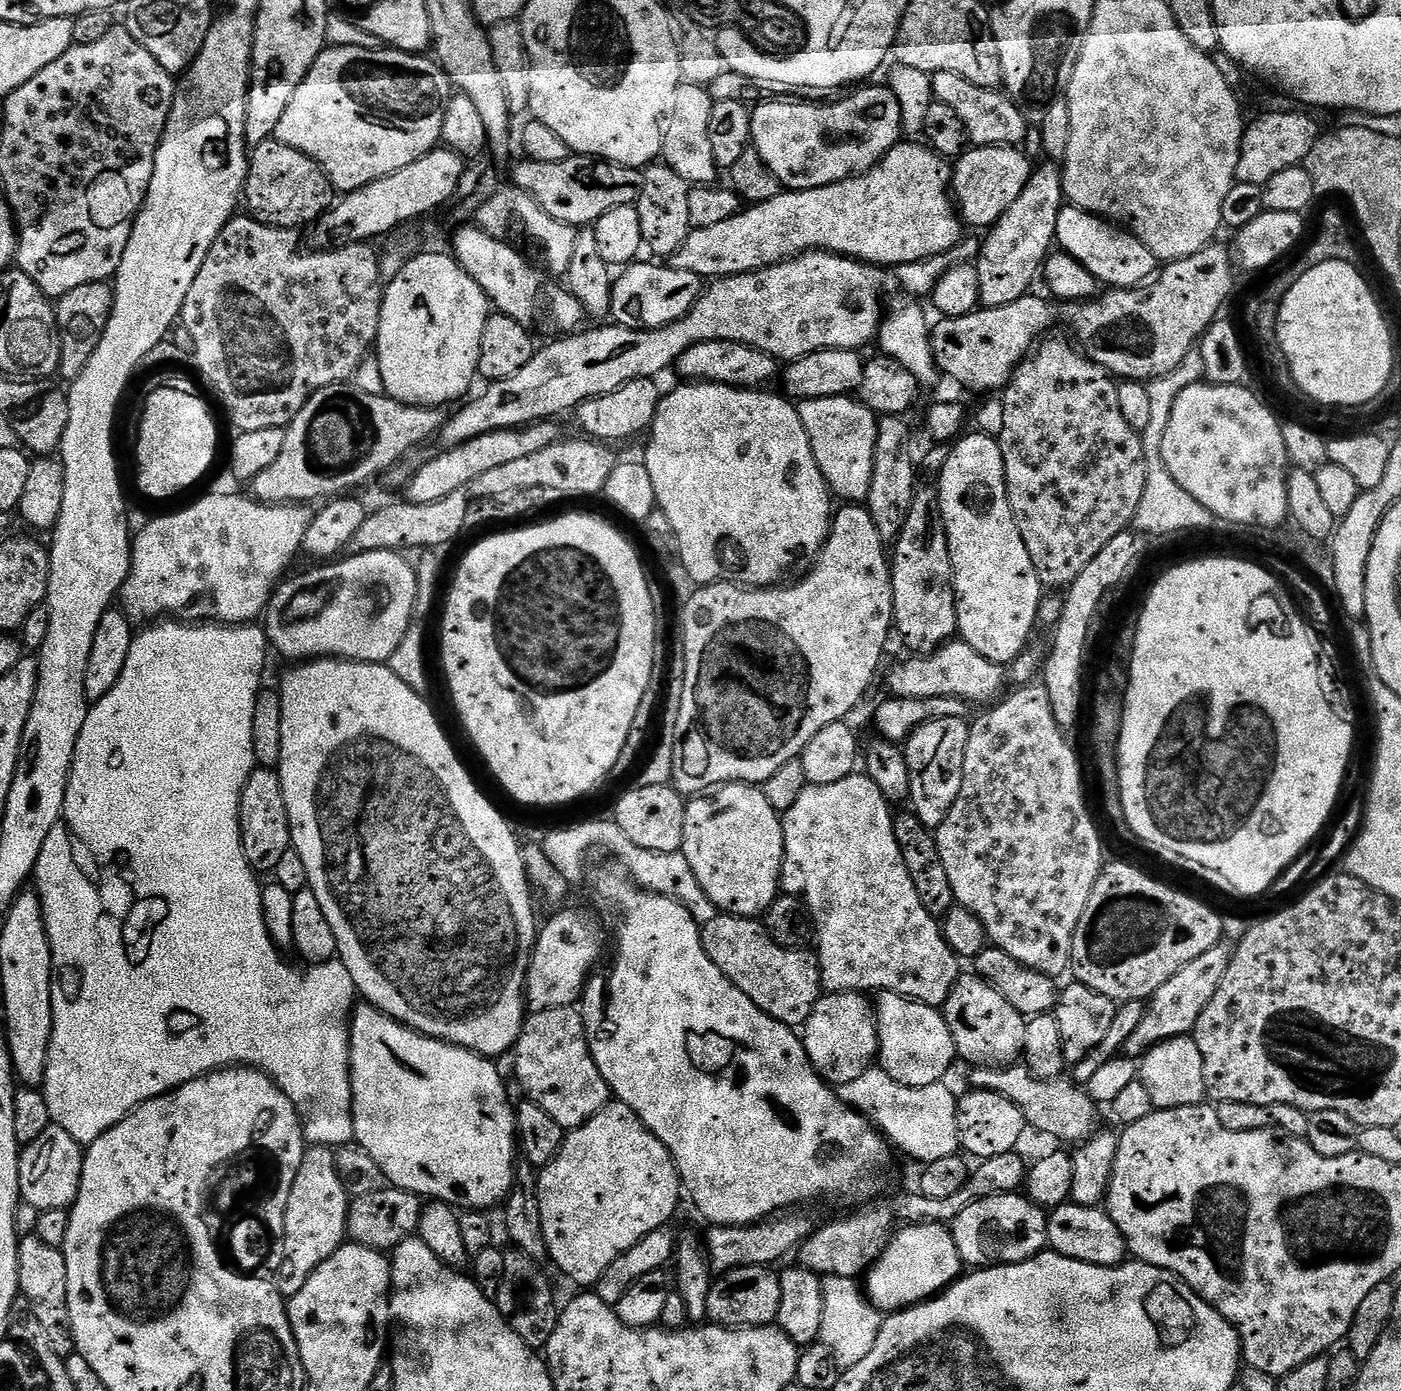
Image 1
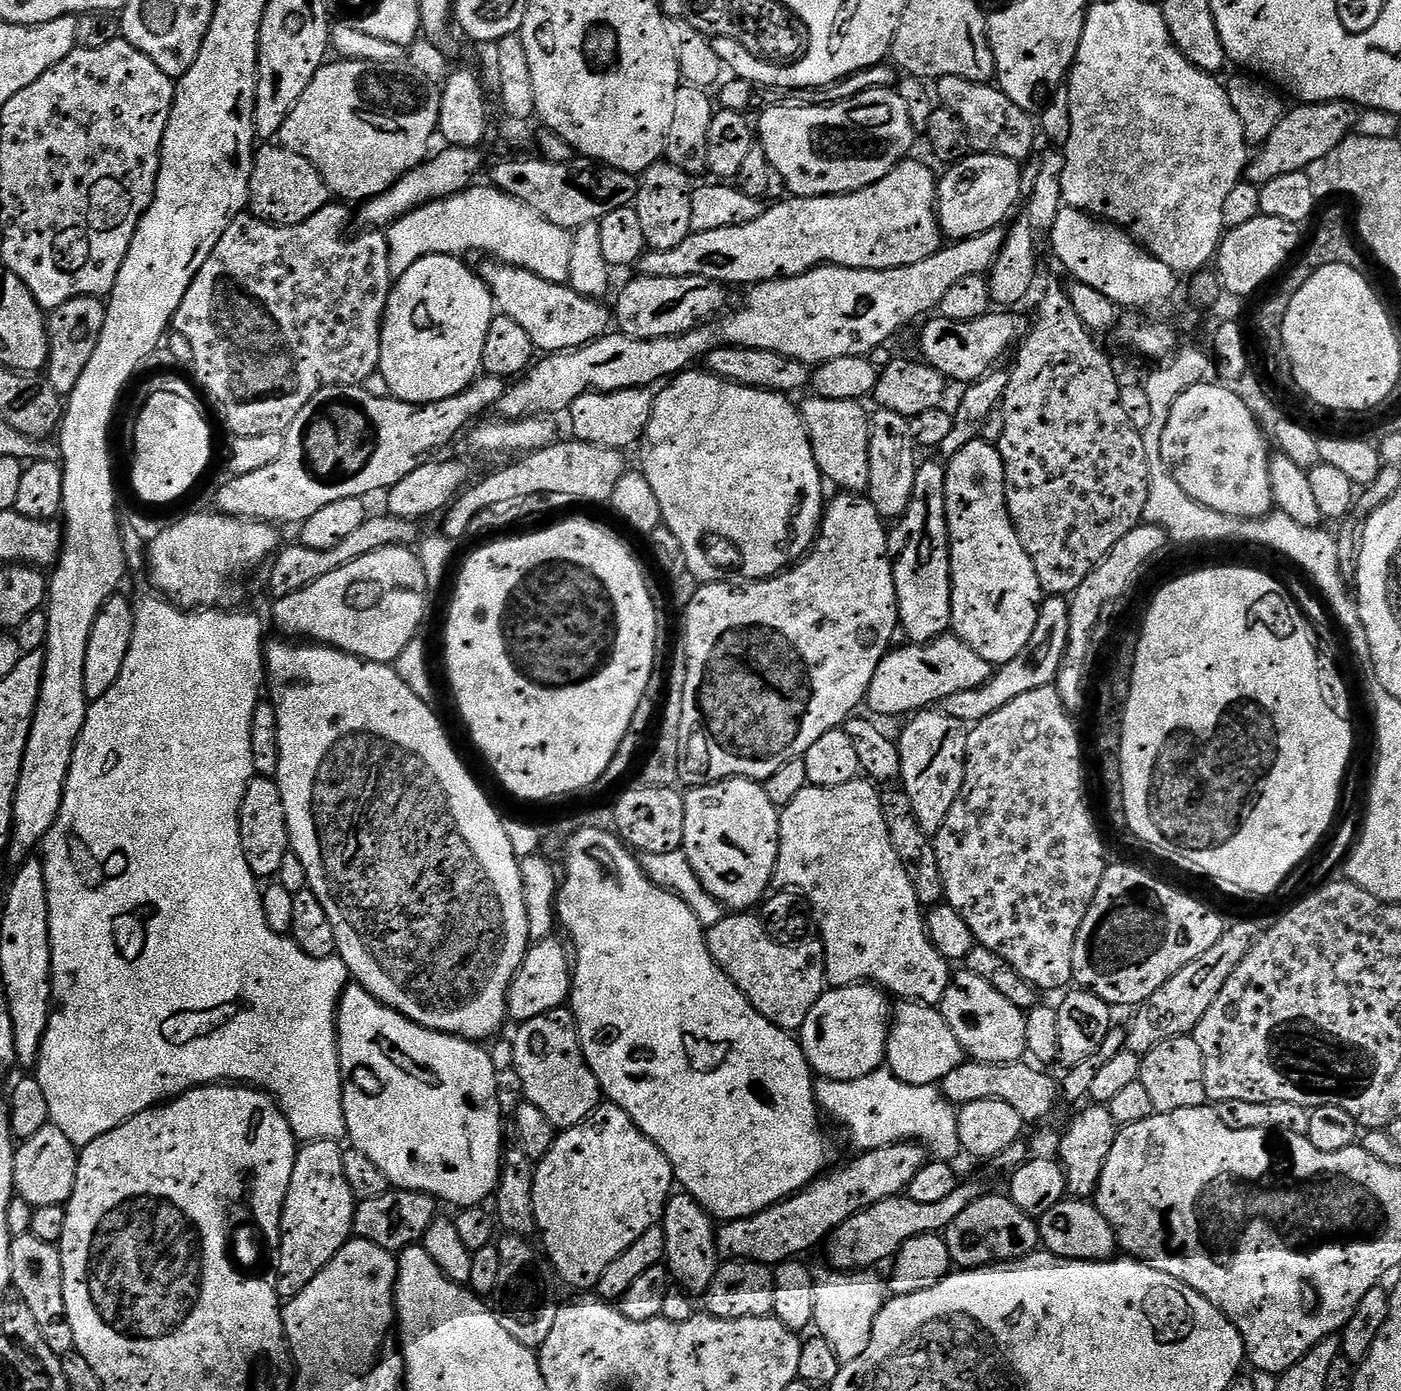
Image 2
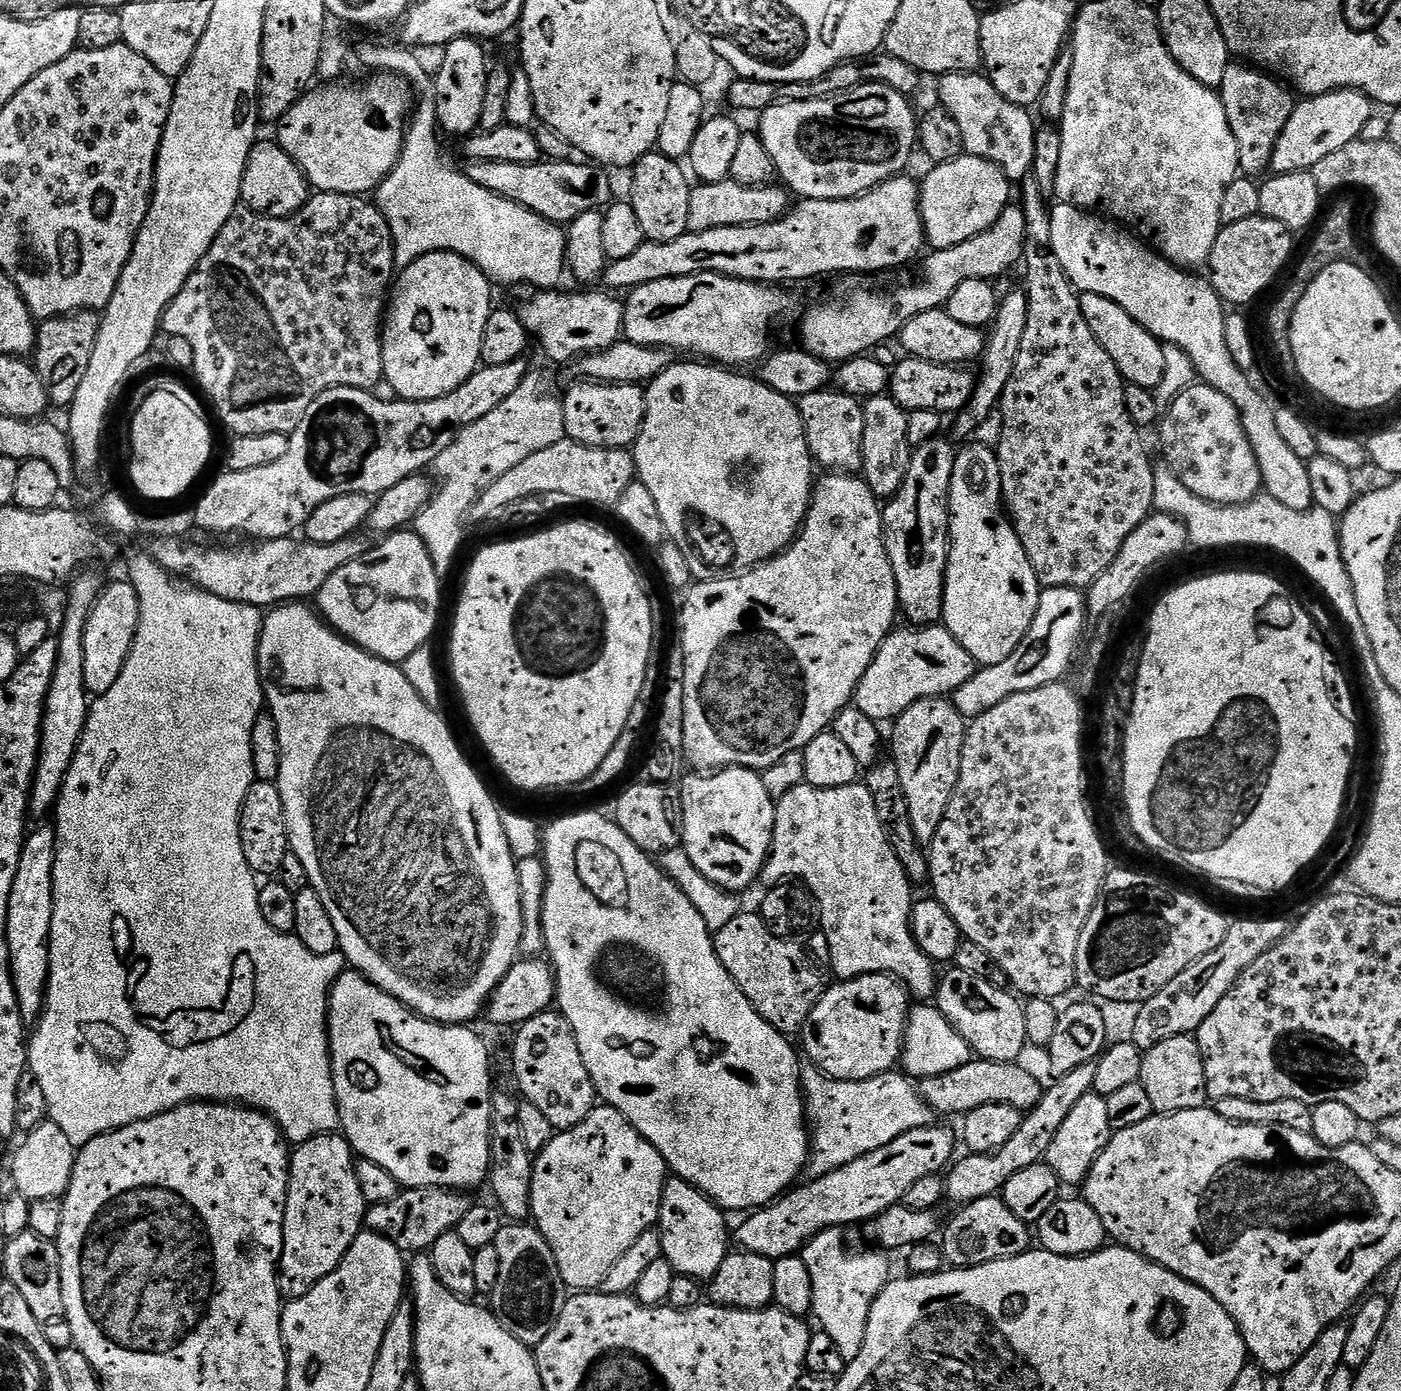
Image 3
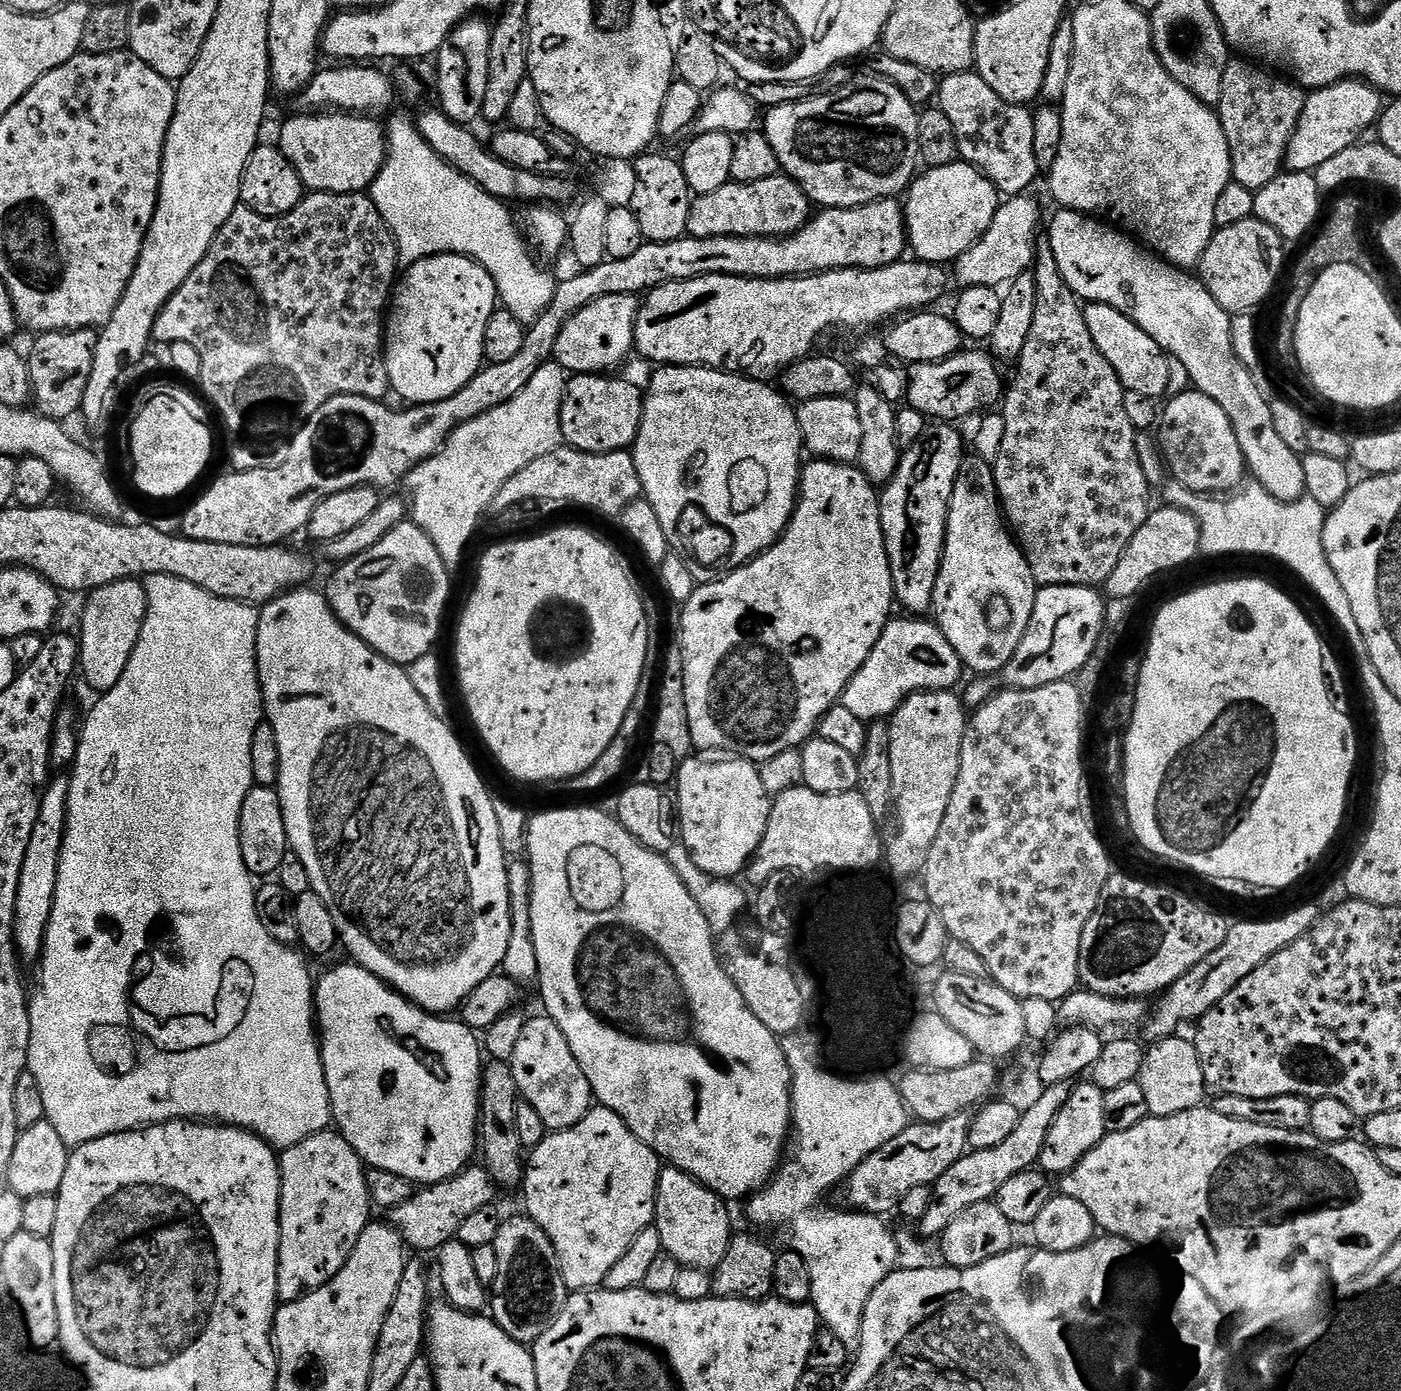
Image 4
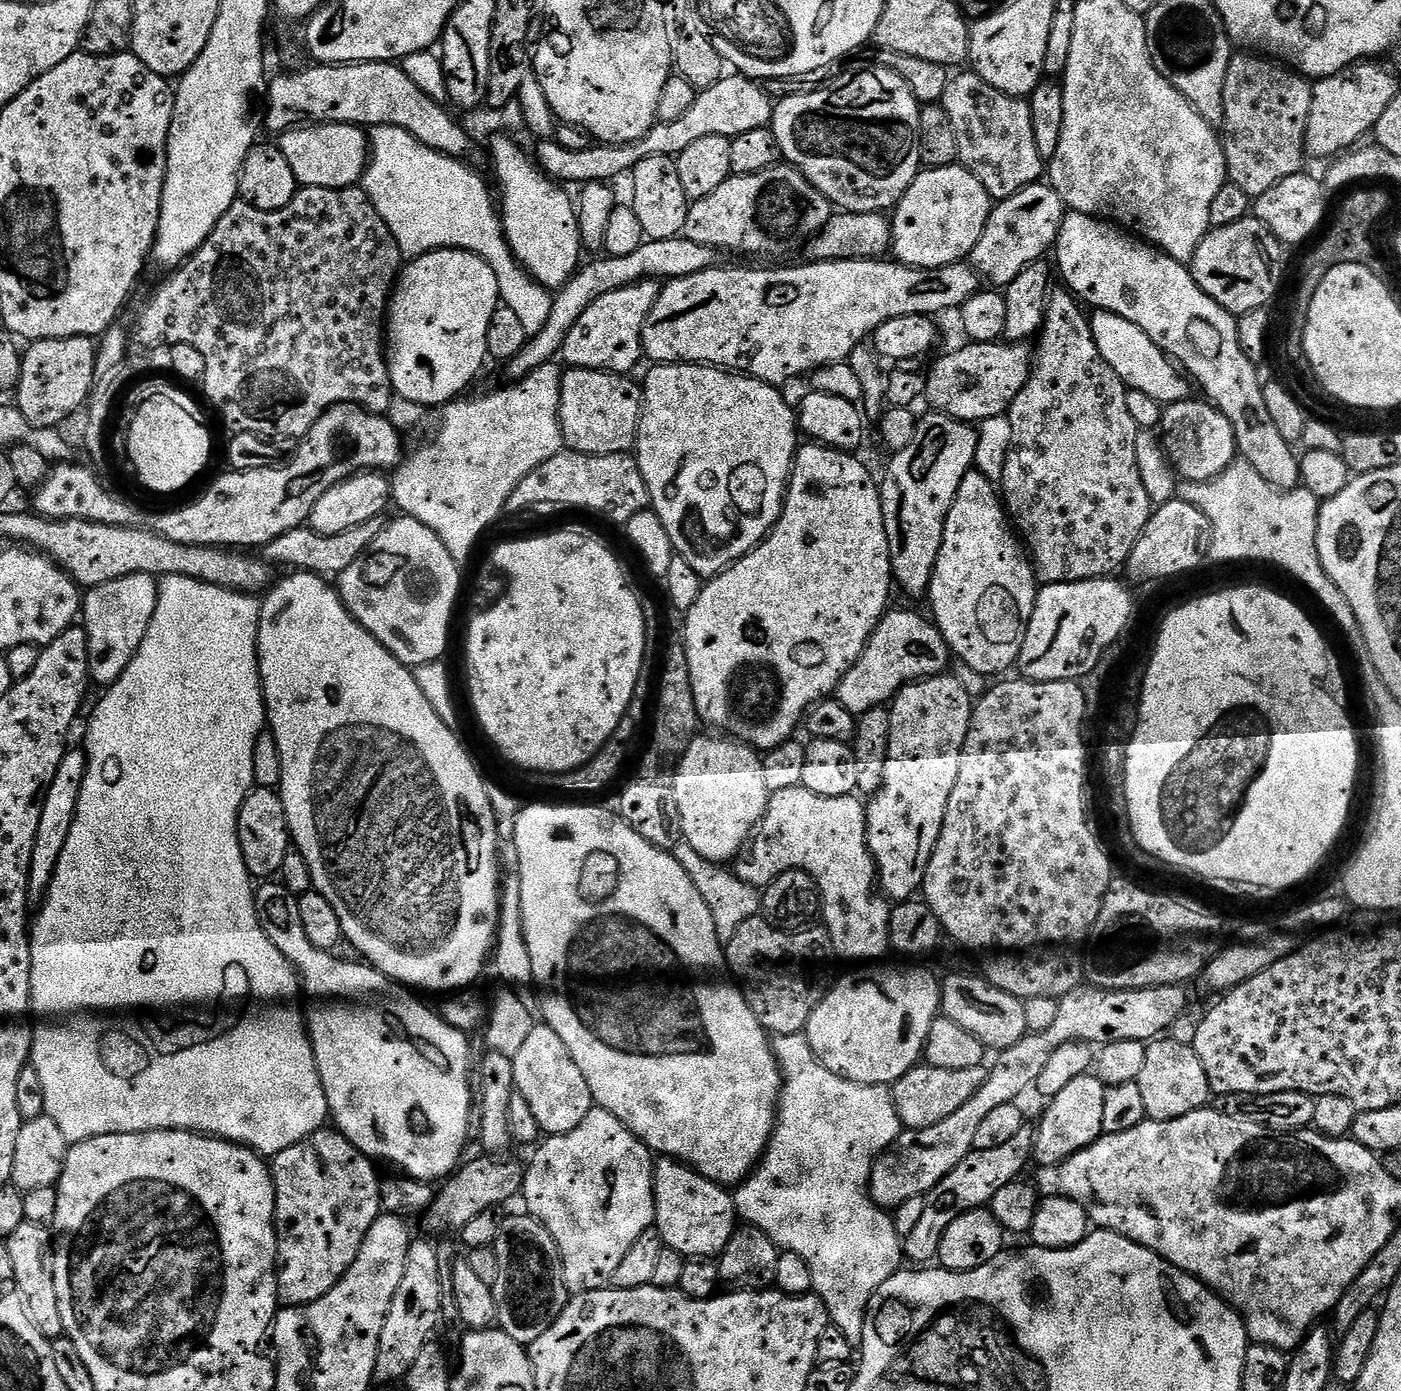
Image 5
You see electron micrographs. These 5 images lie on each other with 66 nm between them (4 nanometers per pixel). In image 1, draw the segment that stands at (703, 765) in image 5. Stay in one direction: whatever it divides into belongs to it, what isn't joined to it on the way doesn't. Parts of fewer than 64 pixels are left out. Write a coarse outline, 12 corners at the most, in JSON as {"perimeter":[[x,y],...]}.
{"perimeter":[[750,784],[687,801],[683,853],[721,913],[781,895],[781,813]]}

